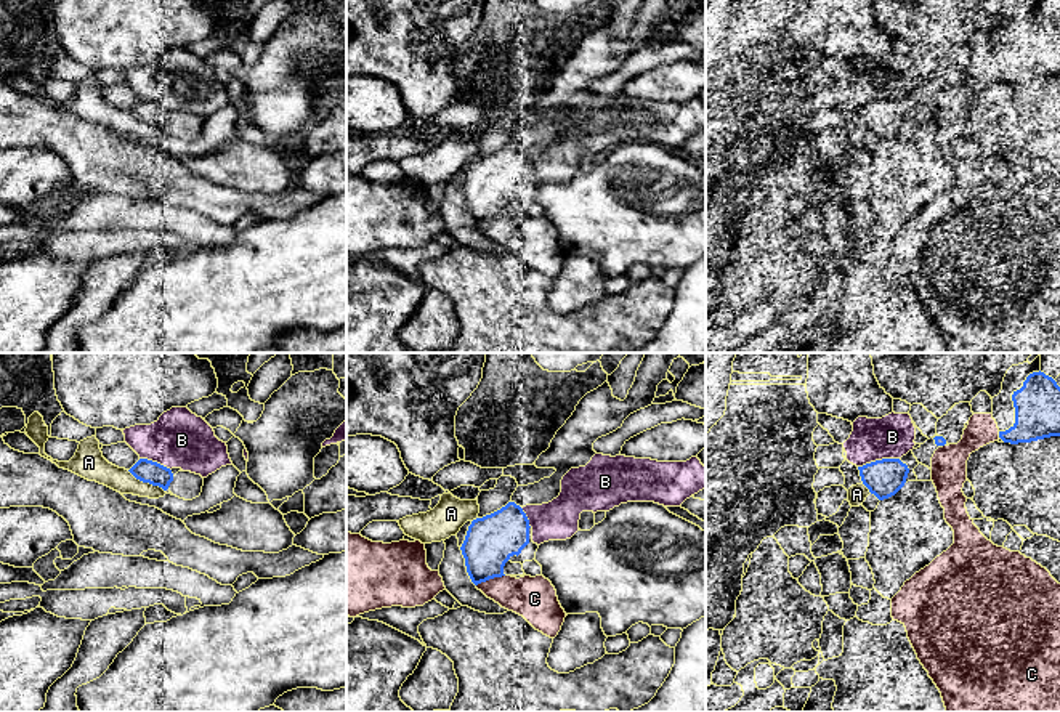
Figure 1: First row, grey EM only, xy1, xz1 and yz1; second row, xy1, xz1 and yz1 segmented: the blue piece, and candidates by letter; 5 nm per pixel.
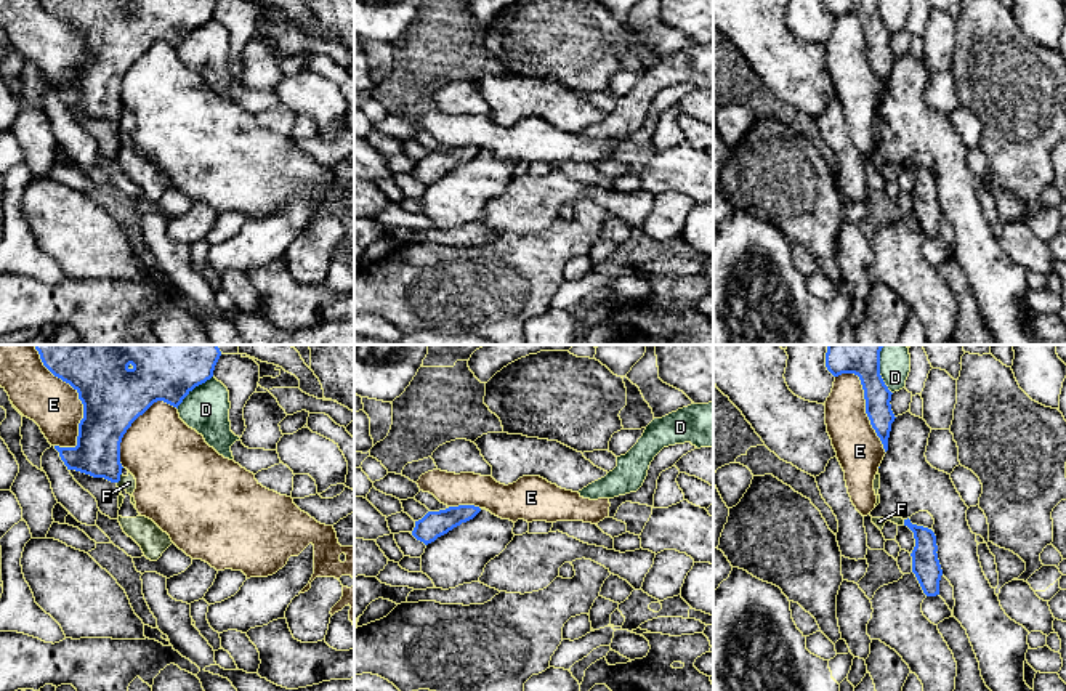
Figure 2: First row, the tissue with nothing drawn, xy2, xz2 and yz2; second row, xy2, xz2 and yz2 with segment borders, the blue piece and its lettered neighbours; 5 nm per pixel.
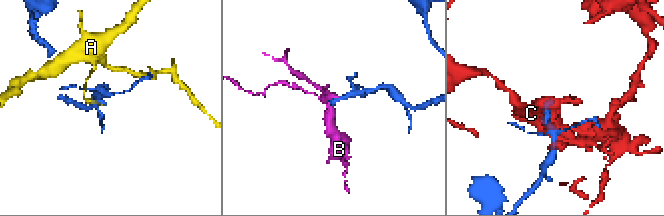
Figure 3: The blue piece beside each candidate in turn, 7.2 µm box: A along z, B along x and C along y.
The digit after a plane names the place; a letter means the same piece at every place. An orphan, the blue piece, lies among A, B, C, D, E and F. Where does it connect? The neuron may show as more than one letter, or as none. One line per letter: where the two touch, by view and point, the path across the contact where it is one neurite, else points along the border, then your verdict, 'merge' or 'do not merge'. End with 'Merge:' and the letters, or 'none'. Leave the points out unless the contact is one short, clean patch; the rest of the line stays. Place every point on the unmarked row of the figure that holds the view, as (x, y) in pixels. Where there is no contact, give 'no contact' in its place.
A: meets blue in xy1 at (146, 122); do not merge
B: meets blue in yz1 at (877, 101); do not merge
C: meets blue in xz1 at (489, 218); do not merge
D: meets blue in xy2 at (193, 29); do not merge
E: meets blue in xy2 at (80, 40); do not merge
F: meets blue in xy2 at (119, 119); do not merge
Merge: none

